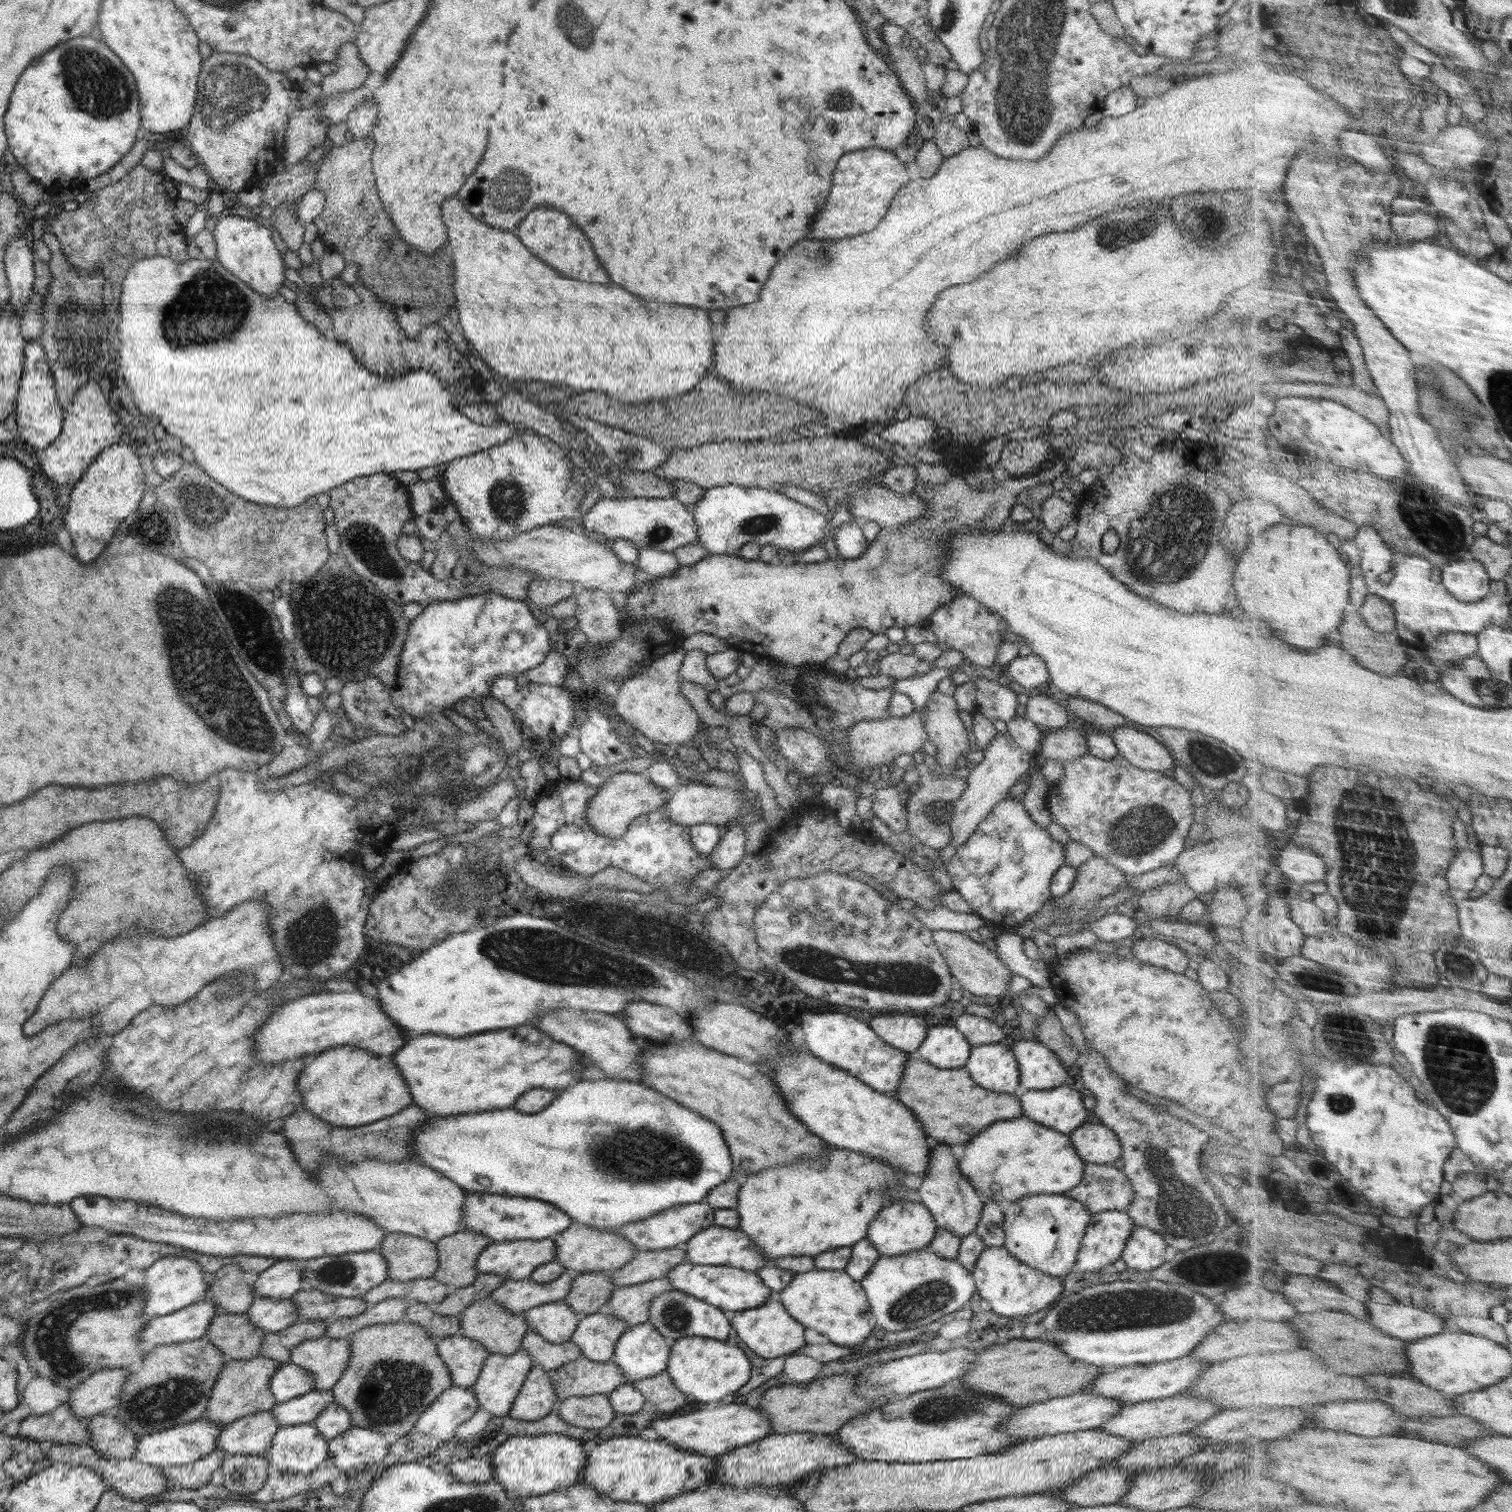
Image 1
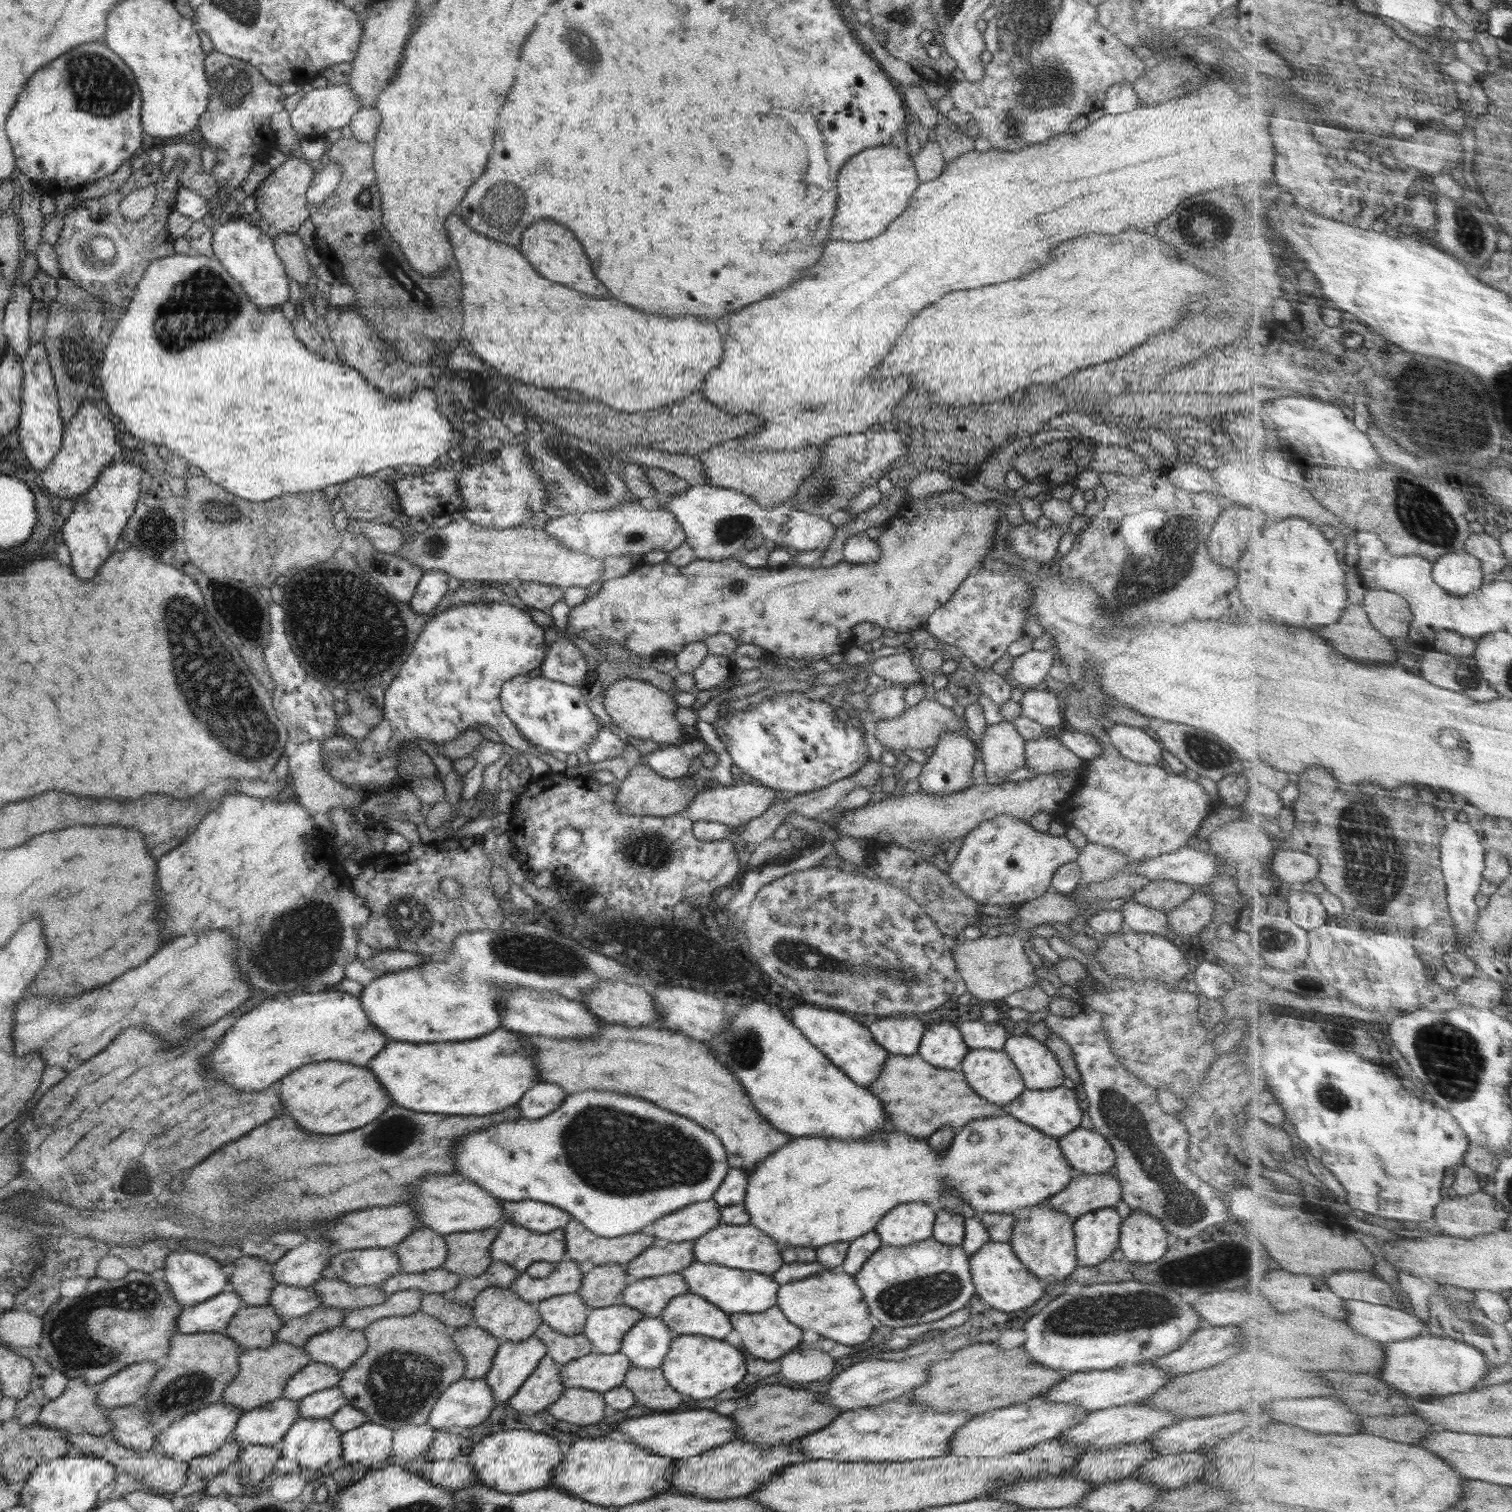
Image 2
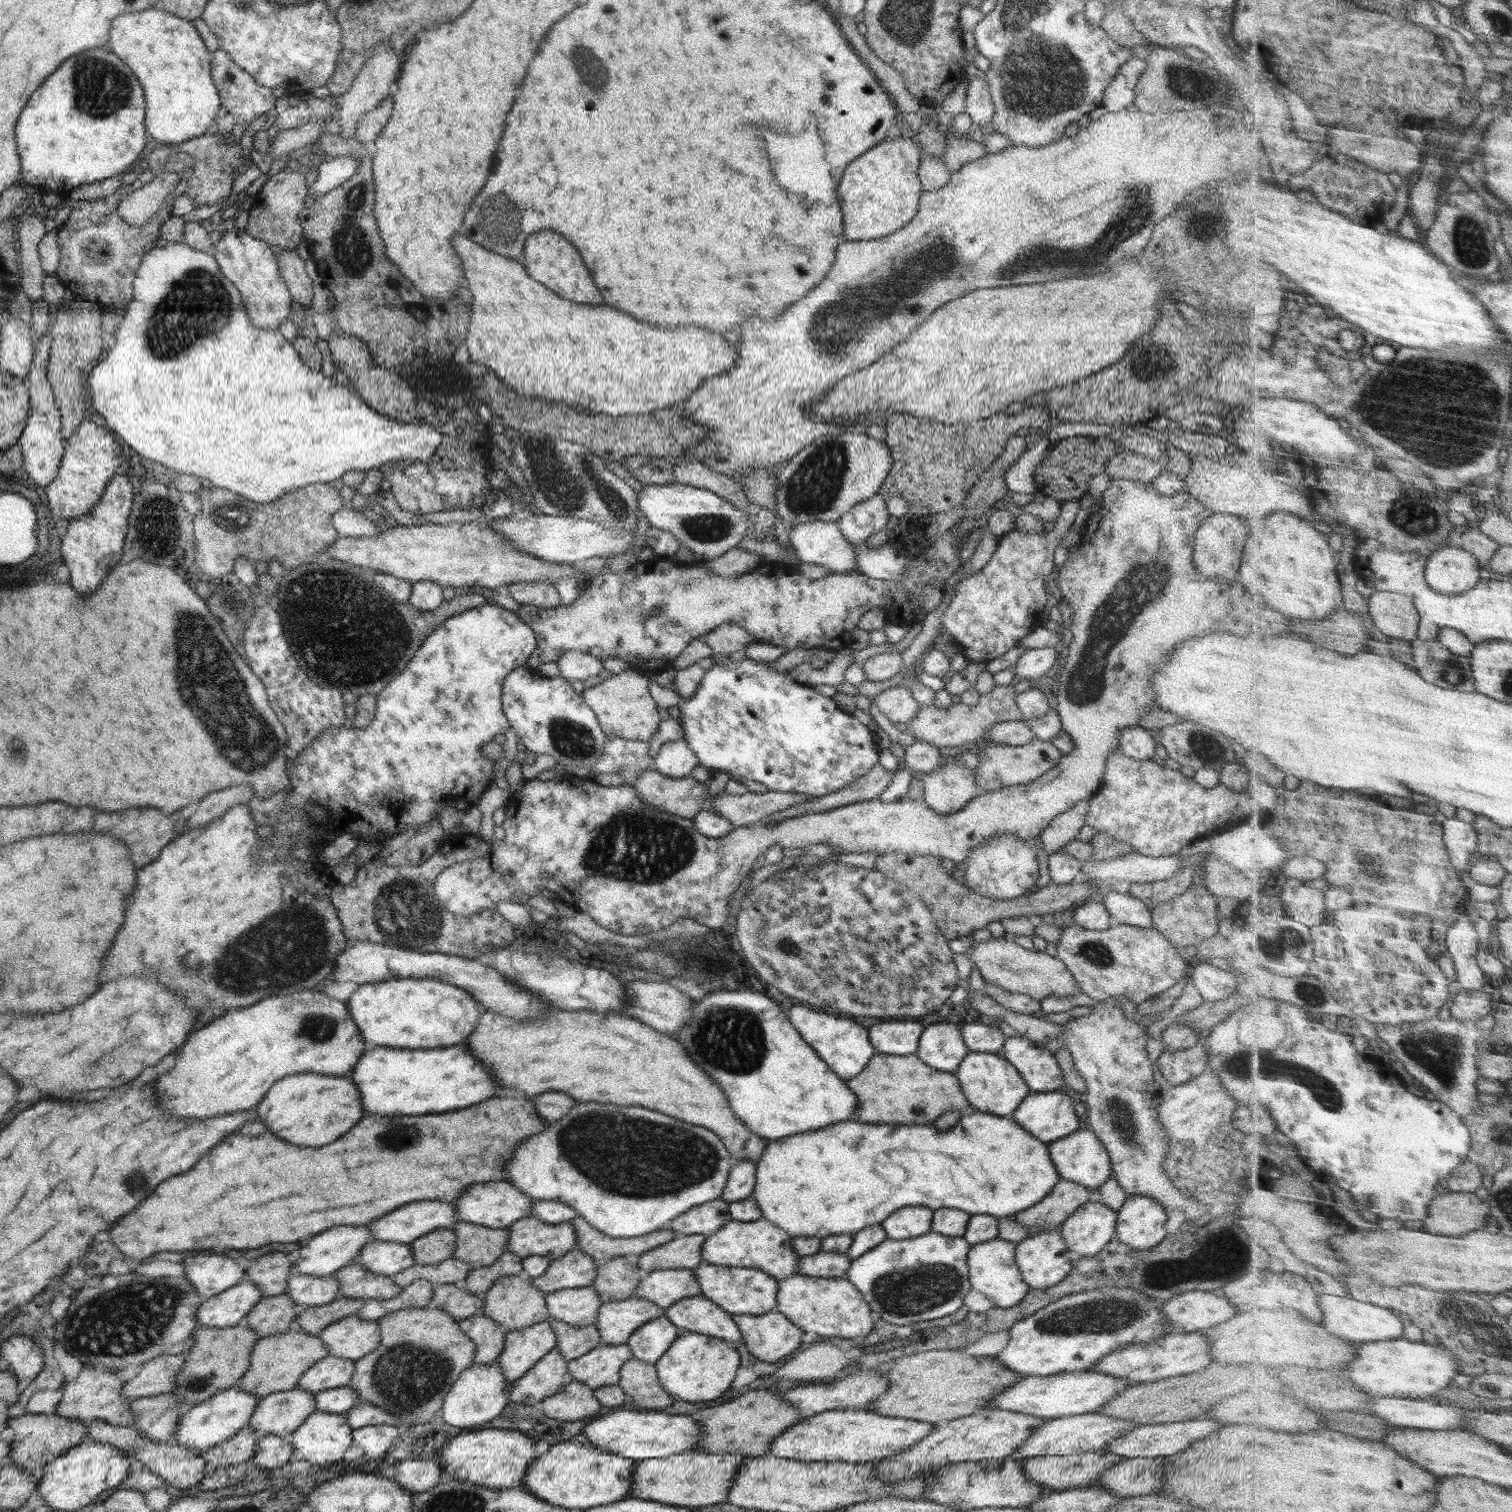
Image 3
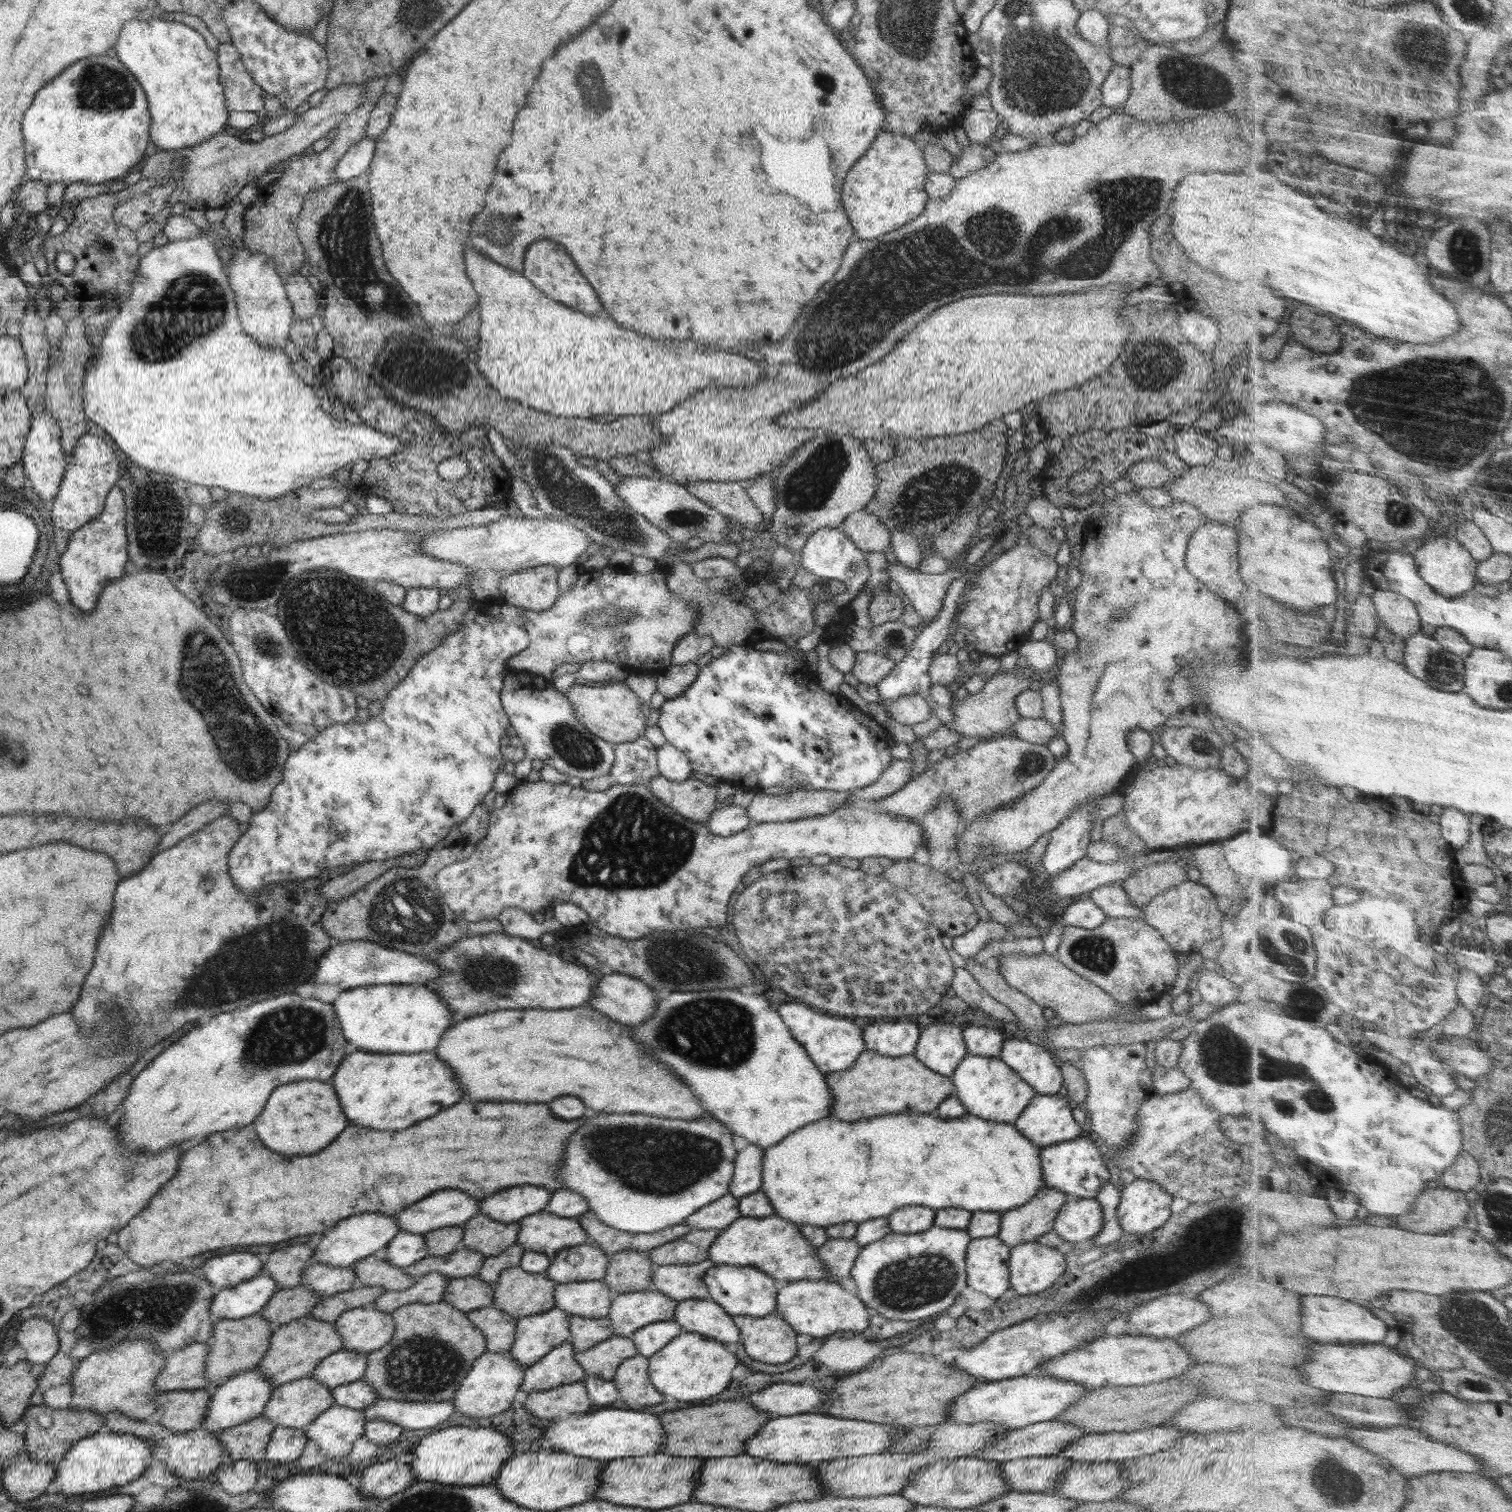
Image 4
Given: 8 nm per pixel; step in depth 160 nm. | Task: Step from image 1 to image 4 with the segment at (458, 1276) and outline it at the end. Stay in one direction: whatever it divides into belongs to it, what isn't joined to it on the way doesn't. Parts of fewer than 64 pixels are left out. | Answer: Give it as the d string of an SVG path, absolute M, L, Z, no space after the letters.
M478 1213L463 1225L462 1247L472 1249L484 1258L496 1256L517 1242L519 1221L498 1222L484 1213Z

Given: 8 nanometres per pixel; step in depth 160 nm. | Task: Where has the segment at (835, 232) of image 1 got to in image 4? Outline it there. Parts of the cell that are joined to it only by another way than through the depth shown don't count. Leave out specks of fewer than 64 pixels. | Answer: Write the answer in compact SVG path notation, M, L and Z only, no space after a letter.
M890 132L878 133L867 152L852 165L844 182L842 206L856 236L872 240L920 216L929 199L925 193L928 173L923 148L913 138Z

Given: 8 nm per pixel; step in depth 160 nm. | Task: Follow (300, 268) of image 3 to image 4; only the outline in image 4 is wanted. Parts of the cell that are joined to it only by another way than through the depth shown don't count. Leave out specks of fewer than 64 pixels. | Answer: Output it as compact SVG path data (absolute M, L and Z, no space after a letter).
M295 272L283 279L288 300L293 306L293 313L297 318L310 320L319 310L316 290L312 289L308 279Z

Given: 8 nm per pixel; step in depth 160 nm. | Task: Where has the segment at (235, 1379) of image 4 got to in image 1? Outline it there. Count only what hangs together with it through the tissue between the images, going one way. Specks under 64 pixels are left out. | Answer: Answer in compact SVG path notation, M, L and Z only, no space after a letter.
M202 1417L156 1434L142 1435L137 1437L136 1453L132 1459L160 1468L190 1464L211 1454L216 1449L217 1436L221 1433L221 1429L220 1425L215 1425L212 1421Z

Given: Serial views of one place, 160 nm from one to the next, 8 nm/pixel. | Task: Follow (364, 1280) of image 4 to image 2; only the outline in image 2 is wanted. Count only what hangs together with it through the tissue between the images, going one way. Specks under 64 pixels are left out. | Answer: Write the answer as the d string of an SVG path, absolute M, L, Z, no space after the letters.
M322 1277L313 1288L320 1295L322 1306L343 1312L383 1303L388 1295L379 1285L355 1287L338 1277Z

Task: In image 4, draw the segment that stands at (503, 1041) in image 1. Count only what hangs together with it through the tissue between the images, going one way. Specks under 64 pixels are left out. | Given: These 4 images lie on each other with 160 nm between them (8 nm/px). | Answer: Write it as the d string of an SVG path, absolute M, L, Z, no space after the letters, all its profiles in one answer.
M356 1051L340 1061L330 1080L348 1124L352 1122L374 1130L402 1130L438 1114L442 1108L448 1108L462 1098L462 1090L448 1068L432 1052L382 1054Z

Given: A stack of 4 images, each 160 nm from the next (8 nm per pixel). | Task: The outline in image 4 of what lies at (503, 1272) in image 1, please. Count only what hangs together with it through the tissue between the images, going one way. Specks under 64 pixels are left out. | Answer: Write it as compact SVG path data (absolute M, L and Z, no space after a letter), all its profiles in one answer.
M548 1210L521 1218L519 1223L517 1243L525 1251L538 1251L551 1259L559 1250L588 1241L576 1218L562 1218Z

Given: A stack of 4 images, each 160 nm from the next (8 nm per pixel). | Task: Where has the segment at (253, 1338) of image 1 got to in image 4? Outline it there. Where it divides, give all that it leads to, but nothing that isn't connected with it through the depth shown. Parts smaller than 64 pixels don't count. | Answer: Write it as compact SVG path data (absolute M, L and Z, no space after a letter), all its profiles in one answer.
M304 1284L287 1289L278 1288L258 1314L262 1315L272 1329L276 1329L295 1319L310 1316L310 1312L321 1297L315 1290L309 1289L309 1286Z

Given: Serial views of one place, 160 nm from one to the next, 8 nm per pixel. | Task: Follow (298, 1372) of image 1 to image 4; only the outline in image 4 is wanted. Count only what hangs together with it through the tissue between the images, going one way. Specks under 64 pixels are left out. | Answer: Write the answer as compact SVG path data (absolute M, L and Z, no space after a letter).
M341 1349L323 1358L314 1369L312 1378L332 1390L336 1386L362 1379L367 1367L367 1354Z

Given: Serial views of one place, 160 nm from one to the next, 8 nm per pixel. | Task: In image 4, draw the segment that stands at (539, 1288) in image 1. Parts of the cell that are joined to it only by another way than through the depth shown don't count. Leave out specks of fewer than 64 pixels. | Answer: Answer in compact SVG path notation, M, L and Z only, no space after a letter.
M587 1241L559 1250L544 1274L555 1284L575 1280L602 1281L608 1268L608 1257L594 1241Z

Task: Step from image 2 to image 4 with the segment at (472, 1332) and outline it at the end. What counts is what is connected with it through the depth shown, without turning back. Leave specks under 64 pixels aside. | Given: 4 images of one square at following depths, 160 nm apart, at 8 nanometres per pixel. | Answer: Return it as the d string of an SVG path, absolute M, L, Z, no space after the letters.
M493 1305L466 1313L466 1318L486 1338L486 1354L508 1353L513 1348L517 1319Z

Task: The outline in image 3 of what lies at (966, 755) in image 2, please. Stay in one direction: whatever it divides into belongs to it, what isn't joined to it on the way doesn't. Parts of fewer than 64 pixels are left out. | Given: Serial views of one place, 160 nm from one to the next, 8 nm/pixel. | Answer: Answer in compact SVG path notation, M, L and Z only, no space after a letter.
M943 757L939 759L939 765L930 773L920 775L926 801L934 812L938 814L950 814L964 808L980 792L975 781L975 772L962 765L960 761L943 762Z

